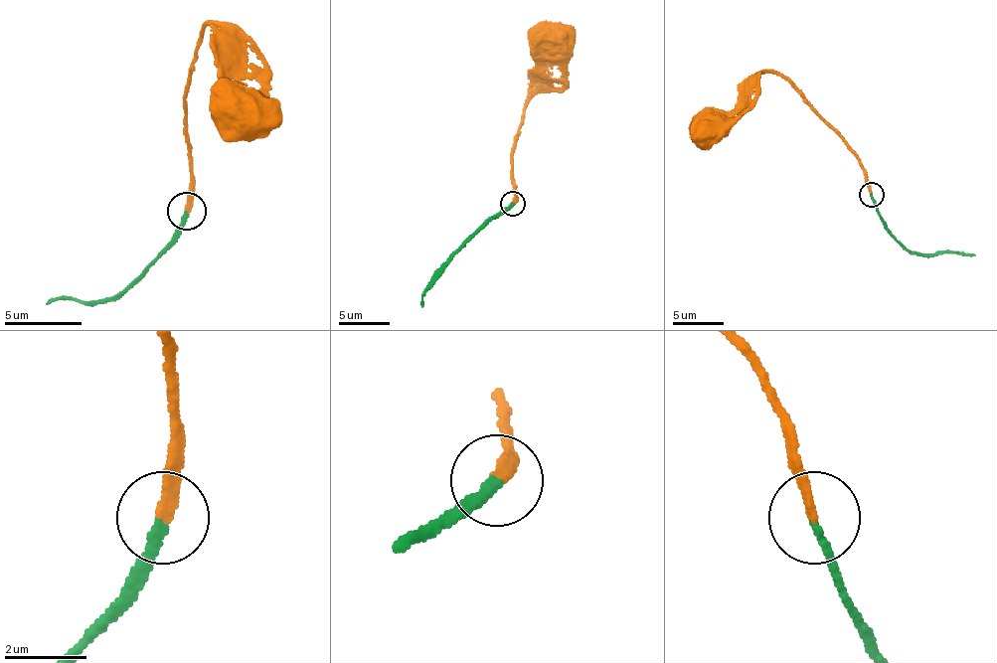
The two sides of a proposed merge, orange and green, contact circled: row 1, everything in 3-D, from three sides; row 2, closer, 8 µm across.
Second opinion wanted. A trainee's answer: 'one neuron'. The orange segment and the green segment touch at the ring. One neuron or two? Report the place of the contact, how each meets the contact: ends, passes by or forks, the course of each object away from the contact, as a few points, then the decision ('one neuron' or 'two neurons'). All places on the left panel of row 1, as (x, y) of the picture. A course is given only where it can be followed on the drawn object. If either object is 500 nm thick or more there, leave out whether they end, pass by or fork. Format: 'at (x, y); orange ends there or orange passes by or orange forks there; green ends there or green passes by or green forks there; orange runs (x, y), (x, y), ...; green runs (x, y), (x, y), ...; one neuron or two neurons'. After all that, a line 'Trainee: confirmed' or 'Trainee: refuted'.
at (187, 211); orange ends there; green ends there; orange runs (186, 212), (190, 150), (186, 78), (201, 31), (213, 23), (224, 35), (224, 81), (244, 96); green runs (186, 212), (178, 235), (116, 296), (51, 300), (51, 304); one neuron
Trainee: confirmed

